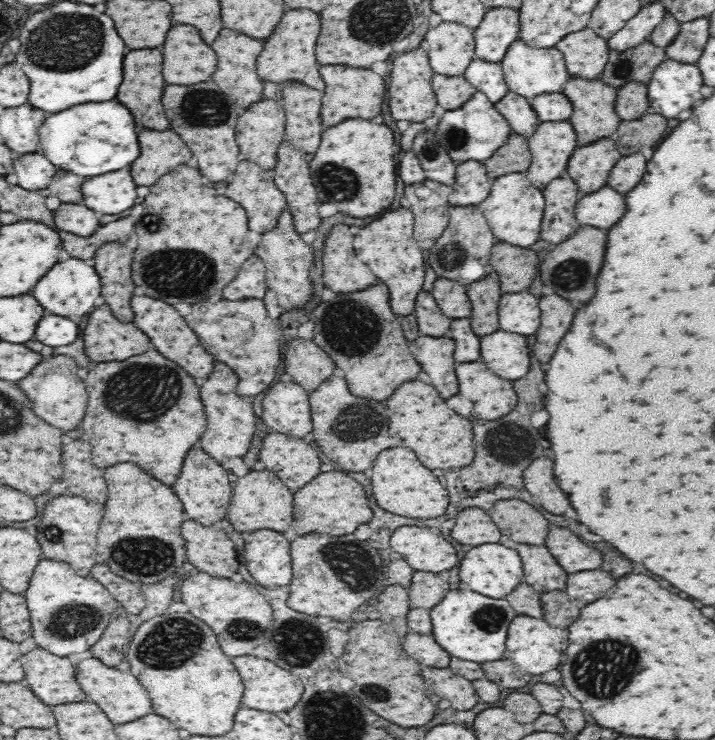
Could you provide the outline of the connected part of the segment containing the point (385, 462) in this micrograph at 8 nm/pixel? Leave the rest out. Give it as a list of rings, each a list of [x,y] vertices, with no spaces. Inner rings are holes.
[[[392,448],[380,452],[376,466],[372,468],[372,492],[378,506],[410,518],[436,518],[442,516],[448,506],[446,488],[442,488],[438,478],[420,464],[410,448]]]

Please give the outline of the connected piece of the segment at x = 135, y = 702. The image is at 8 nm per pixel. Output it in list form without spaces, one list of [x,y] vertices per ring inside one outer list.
[[[94,656],[82,659],[75,665],[75,677],[79,686],[86,692],[88,700],[96,702],[114,724],[126,724],[132,720],[138,720],[140,716],[152,714],[150,696],[144,690],[137,678],[134,678],[130,671],[120,671],[116,667],[104,664],[102,660]]]

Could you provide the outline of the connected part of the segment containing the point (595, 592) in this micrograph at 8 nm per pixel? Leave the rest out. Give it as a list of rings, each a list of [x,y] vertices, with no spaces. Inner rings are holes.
[[[584,570],[584,572],[570,574],[567,582],[566,592],[571,598],[576,598],[582,606],[598,600],[600,596],[604,596],[608,588],[616,584],[616,580],[608,572],[602,572],[602,570]]]

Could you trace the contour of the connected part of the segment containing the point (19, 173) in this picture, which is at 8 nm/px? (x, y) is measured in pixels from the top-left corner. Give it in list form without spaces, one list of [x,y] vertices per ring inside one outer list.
[[[41,152],[16,155],[13,161],[17,184],[26,190],[48,188],[57,171]]]

